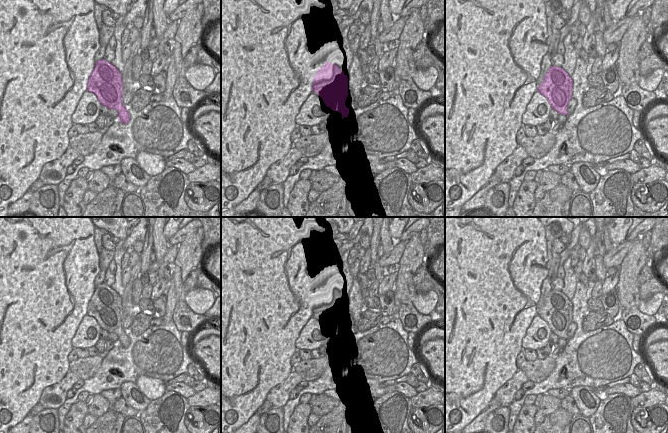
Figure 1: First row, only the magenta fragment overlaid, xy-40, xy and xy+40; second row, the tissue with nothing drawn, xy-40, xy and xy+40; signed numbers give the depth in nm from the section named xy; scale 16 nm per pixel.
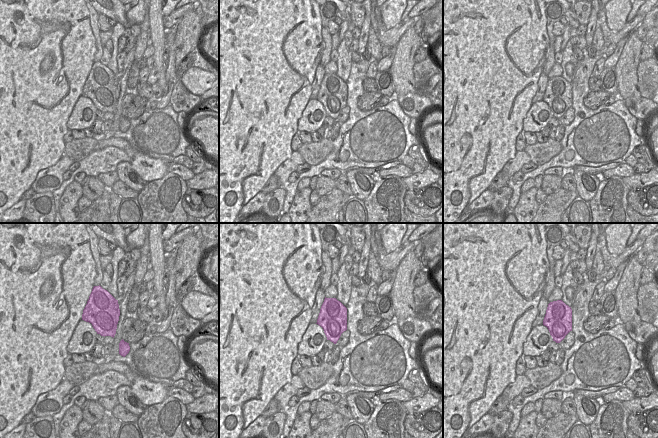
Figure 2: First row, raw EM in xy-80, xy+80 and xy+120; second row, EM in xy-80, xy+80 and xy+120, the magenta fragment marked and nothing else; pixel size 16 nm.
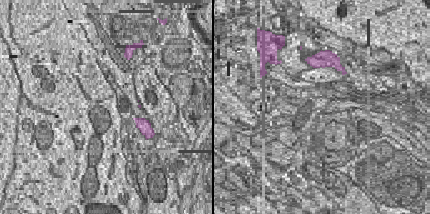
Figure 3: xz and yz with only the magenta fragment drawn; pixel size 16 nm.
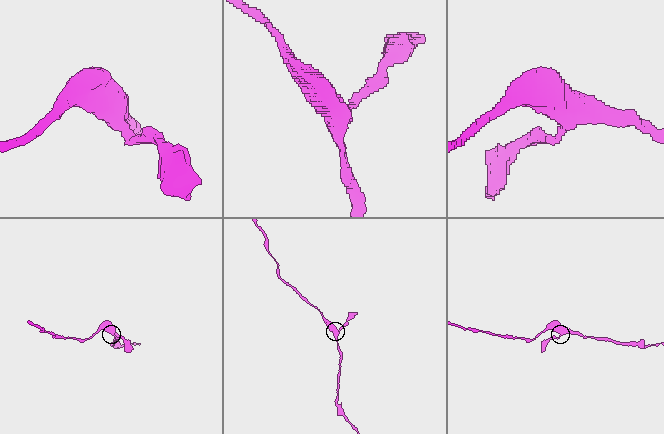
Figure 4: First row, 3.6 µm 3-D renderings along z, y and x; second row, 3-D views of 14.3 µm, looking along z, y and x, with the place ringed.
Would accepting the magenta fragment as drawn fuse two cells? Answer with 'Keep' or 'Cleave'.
Keep

